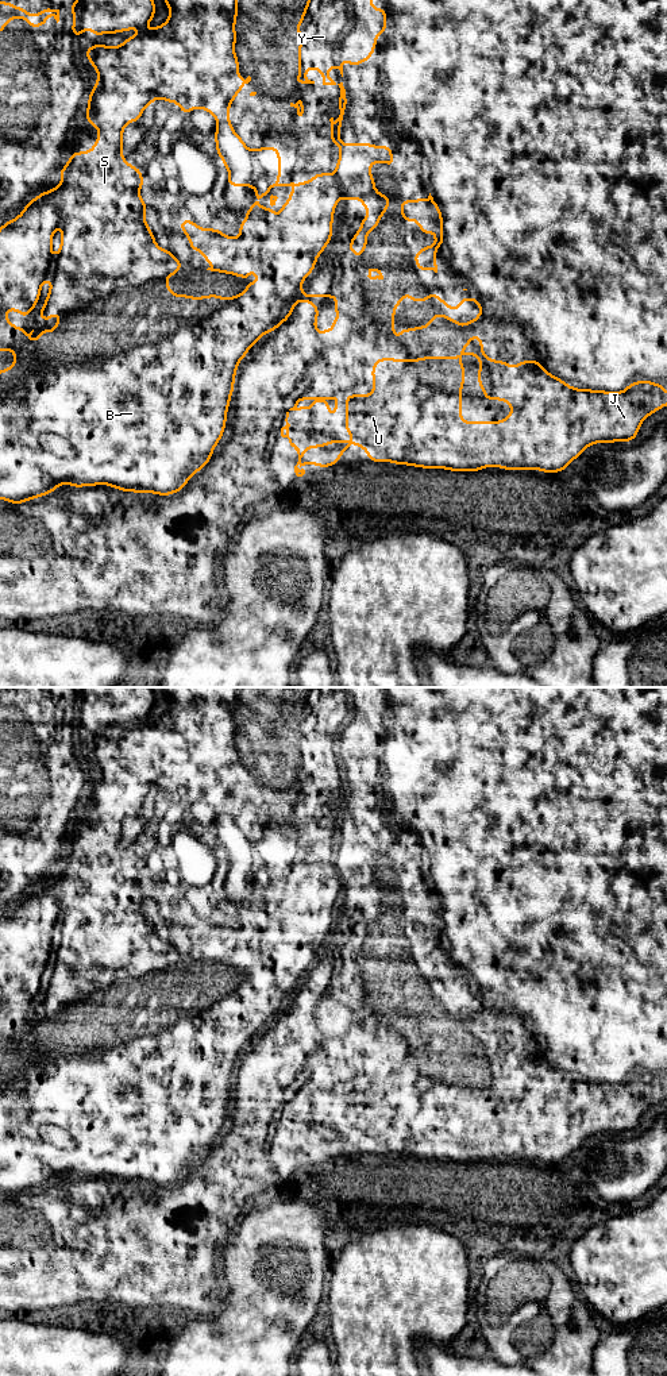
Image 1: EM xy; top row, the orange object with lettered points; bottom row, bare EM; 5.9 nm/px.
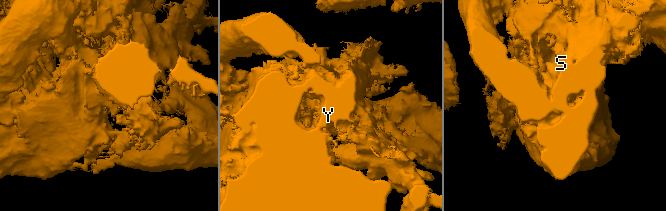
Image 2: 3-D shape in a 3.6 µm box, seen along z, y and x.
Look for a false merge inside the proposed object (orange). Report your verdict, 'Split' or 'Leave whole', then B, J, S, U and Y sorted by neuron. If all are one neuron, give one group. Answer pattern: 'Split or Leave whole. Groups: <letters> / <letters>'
Split. Groups: B S Y / J U

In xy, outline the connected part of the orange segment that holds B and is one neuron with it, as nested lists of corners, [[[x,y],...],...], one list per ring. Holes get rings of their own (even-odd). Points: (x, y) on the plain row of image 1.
[[[165,687],[163,694],[170,699],[167,712],[151,721],[142,722],[134,728],[126,731],[116,739],[107,736],[93,736],[85,743],[88,752],[97,762],[97,774],[92,779],[88,790],[88,799],[85,810],[88,814],[99,821],[96,835],[90,843],[72,843],[65,859],[58,863],[62,868],[61,875],[51,882],[34,889],[22,902],[18,909],[8,911],[0,918],[0,1042],[14,1042],[15,1055],[5,1061],[0,1061],[0,1191],[5,1191],[14,1196],[23,1195],[30,1191],[47,1187],[53,1184],[58,1177],[69,1175],[72,1179],[97,1177],[107,1176],[122,1183],[132,1184],[153,1184],[158,1187],[170,1187],[182,1182],[188,1172],[201,1160],[204,1160],[212,1150],[212,1145],[217,1134],[220,1133],[227,1114],[227,1103],[234,1084],[235,1067],[239,1053],[248,1045],[248,1041],[255,1036],[266,1024],[270,1024],[273,1018],[284,1009],[285,1002],[293,993],[296,983],[301,979],[304,971],[315,961],[319,947],[325,941],[327,936],[332,932],[334,921],[334,903],[342,889],[342,883],[347,878],[366,878],[369,884],[375,889],[385,889],[385,884],[375,882],[374,868],[370,864],[370,859],[374,853],[382,853],[394,857],[394,848],[390,837],[375,837],[371,835],[342,835],[340,820],[346,809],[346,797],[348,790],[343,774],[338,775],[340,786],[338,791],[339,808],[338,814],[331,813],[331,835],[340,839],[340,847],[335,857],[335,864],[316,864],[312,871],[304,874],[279,875],[278,868],[284,864],[284,860],[278,856],[281,853],[281,844],[277,839],[258,839],[250,841],[244,832],[236,826],[230,812],[230,797],[235,793],[235,787],[240,785],[244,775],[251,772],[248,767],[243,771],[238,763],[239,751],[235,745],[236,736],[236,709],[238,709],[238,690],[239,687]],[[158,789],[167,794],[176,794],[182,806],[188,806],[196,799],[203,799],[215,808],[217,820],[213,825],[216,833],[216,844],[223,852],[224,859],[228,862],[227,878],[252,878],[255,880],[255,893],[247,901],[246,910],[239,914],[240,925],[238,929],[231,929],[223,925],[220,921],[205,921],[193,914],[190,910],[184,910],[180,916],[180,921],[188,928],[190,941],[201,943],[203,951],[212,955],[207,961],[220,963],[223,965],[234,965],[246,972],[246,982],[238,987],[224,990],[219,986],[207,986],[203,988],[192,988],[189,986],[173,986],[171,979],[166,971],[176,967],[182,960],[182,953],[176,949],[170,941],[162,941],[155,934],[150,918],[146,914],[144,902],[149,898],[140,889],[139,880],[146,875],[142,868],[142,862],[136,857],[126,853],[123,848],[123,821],[127,816],[136,816],[147,797],[153,795]],[[273,878],[293,878],[294,882],[289,884],[289,891],[282,895],[282,906],[277,906],[274,902],[263,899],[258,895],[259,890],[269,884]],[[57,920],[62,921],[61,938],[55,948],[51,947],[51,930]],[[50,971],[51,978],[45,993],[43,1001],[36,1009],[45,1014],[50,1013],[54,1005],[59,1005],[61,1009],[55,1014],[54,1021],[49,1024],[46,1020],[39,1022],[39,1028],[35,1033],[30,1033],[34,1021],[30,1025],[24,1024],[24,1018],[15,1018],[4,1006],[7,1002],[18,1002],[26,1011],[28,1005],[35,1001],[35,995],[41,987],[41,978],[45,972]]]

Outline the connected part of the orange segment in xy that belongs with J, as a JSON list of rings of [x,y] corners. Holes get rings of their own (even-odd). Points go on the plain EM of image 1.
[[[479,1026],[467,1029],[467,1036],[458,1041],[458,1048],[421,1048],[419,1051],[393,1051],[385,1048],[373,1053],[373,1084],[346,1087],[346,1125],[355,1126],[355,1132],[327,1132],[324,1136],[306,1137],[304,1146],[289,1129],[288,1114],[290,1102],[306,1101],[309,1105],[316,1094],[327,1095],[327,1105],[338,1103],[336,1088],[298,1088],[294,1098],[286,1103],[286,1117],[281,1119],[281,1128],[288,1129],[290,1137],[298,1145],[294,1157],[297,1168],[305,1165],[298,1156],[316,1156],[327,1160],[339,1156],[340,1145],[348,1142],[348,1136],[363,1138],[370,1153],[390,1153],[394,1156],[415,1157],[421,1160],[446,1160],[450,1163],[482,1163],[485,1159],[501,1159],[502,1161],[540,1161],[541,1164],[562,1164],[568,1156],[582,1148],[583,1142],[597,1134],[632,1133],[636,1130],[641,1114],[652,1105],[667,1096],[667,1082],[663,1076],[640,1071],[629,1075],[622,1083],[606,1083],[593,1080],[577,1080],[552,1067],[535,1051],[527,1051],[514,1059],[505,1052],[494,1052],[483,1044]],[[462,1048],[477,1048],[481,1059],[477,1064],[479,1079],[485,1091],[508,1092],[510,1107],[501,1113],[463,1113],[462,1111],[462,1079],[466,1075],[466,1060]]]

